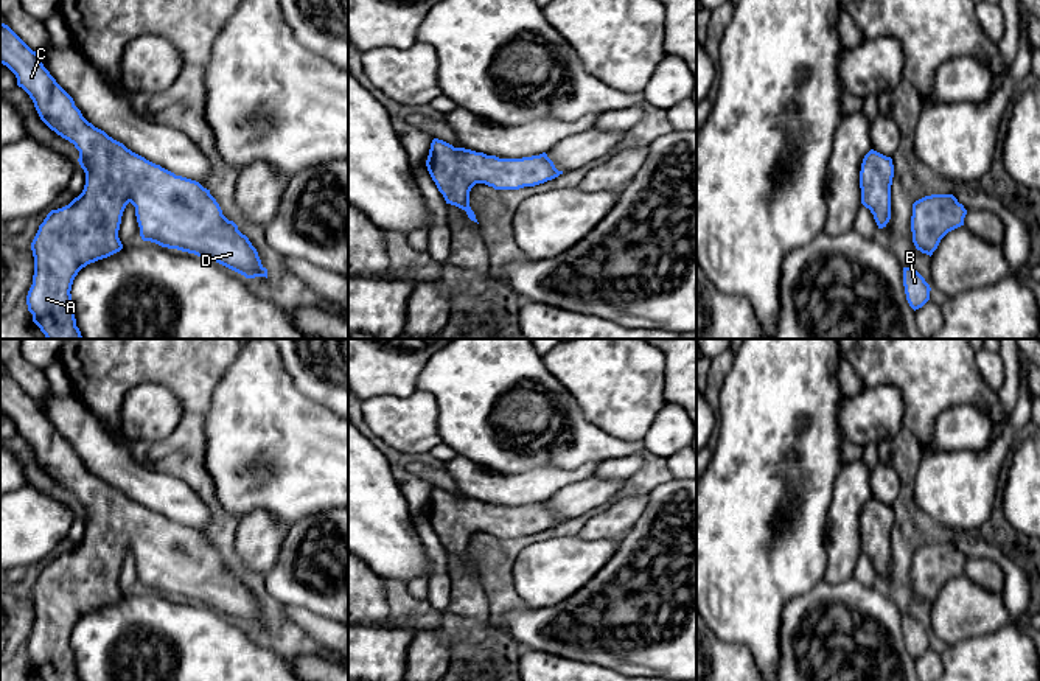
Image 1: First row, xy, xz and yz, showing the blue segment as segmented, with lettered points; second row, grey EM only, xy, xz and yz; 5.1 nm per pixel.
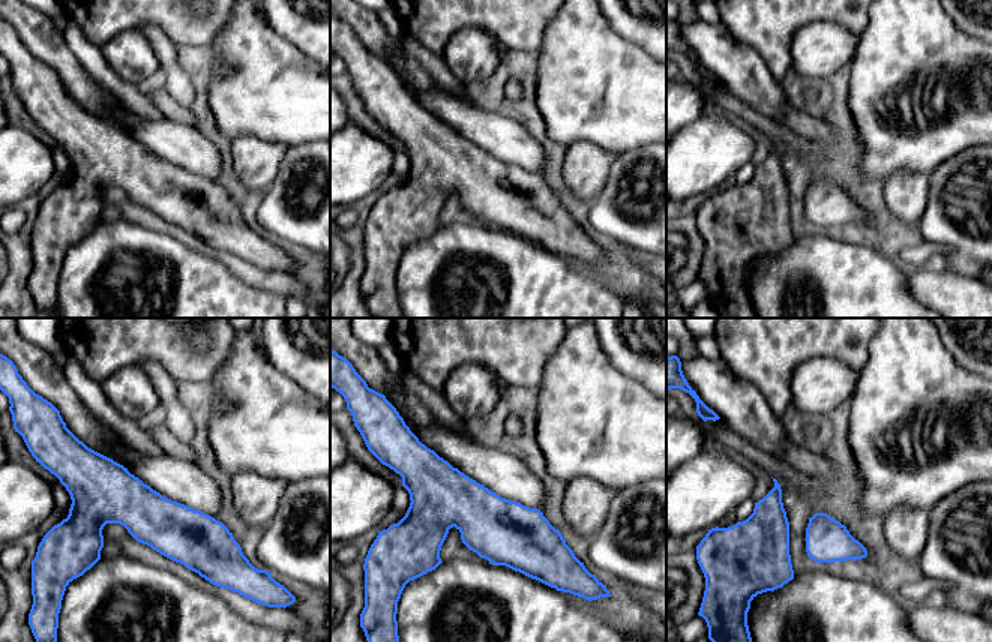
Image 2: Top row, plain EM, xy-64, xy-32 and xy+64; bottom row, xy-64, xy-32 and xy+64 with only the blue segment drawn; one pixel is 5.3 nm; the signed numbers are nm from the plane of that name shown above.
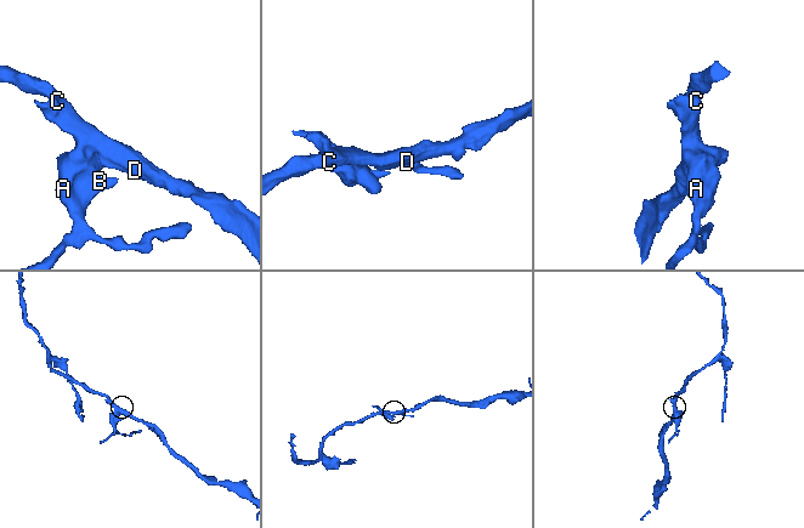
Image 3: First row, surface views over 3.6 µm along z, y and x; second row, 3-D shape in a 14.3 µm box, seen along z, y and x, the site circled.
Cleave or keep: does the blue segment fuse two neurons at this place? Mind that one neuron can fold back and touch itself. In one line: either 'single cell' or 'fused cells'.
single cell

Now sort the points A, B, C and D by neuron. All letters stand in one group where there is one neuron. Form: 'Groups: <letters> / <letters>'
Groups: A B C D

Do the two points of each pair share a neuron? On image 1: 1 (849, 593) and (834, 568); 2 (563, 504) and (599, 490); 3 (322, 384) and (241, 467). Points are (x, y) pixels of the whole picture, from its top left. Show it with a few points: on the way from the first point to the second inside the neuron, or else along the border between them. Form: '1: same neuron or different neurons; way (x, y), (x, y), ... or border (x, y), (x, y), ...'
1: different neurons; border (852, 577), (835, 583), (823, 580)
2: same neuron; way (572, 501), (589, 493)
3: different neurons; border (286, 369), (291, 383), (300, 392), (331, 411)

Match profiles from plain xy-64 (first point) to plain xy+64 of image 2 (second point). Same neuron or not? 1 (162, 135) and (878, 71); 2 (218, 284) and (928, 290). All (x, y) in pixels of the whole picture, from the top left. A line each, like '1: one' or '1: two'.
1: two
2: two

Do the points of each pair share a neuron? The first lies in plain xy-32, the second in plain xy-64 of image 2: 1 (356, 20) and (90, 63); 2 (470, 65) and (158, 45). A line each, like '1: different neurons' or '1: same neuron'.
1: different neurons
2: different neurons

